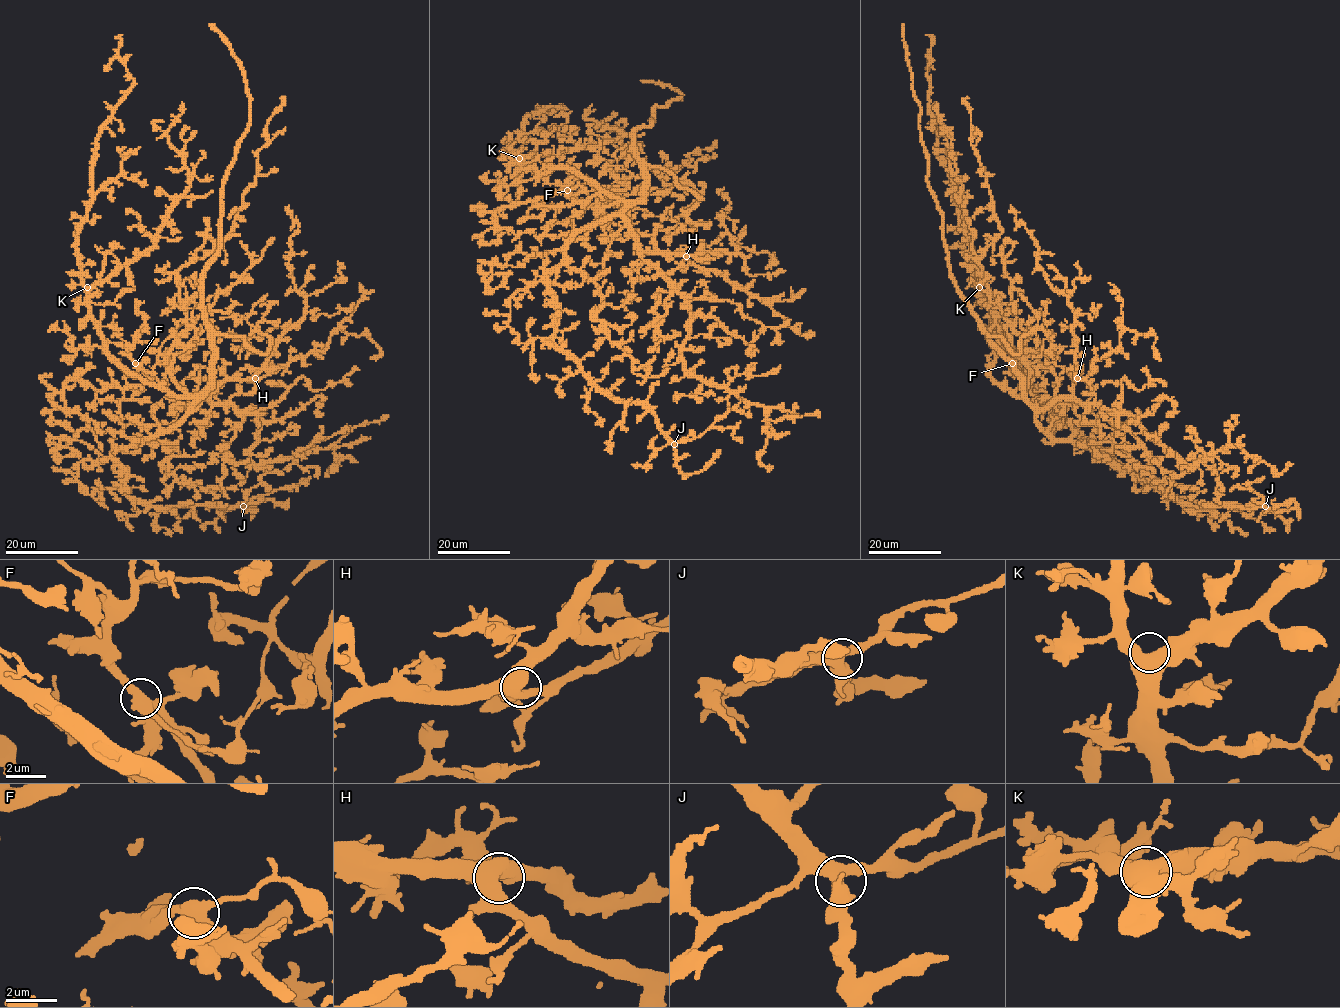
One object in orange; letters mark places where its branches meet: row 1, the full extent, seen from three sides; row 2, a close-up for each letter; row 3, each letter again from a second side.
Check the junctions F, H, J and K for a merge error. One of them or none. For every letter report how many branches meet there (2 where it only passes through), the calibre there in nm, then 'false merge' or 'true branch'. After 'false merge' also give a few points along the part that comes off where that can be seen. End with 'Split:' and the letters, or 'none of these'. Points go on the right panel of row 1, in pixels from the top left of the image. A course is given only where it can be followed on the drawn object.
F: 3 | 440 nm | false merge | (1012, 363), (1007, 372), (1022, 359), (1026, 324), (1008, 322), (1002, 308), (971, 279), (966, 289)
H: 3 | 500 nm | true branch
J: 3 | 440 nm | true branch
K: 3 | 500 nm | true branch
Split: F

